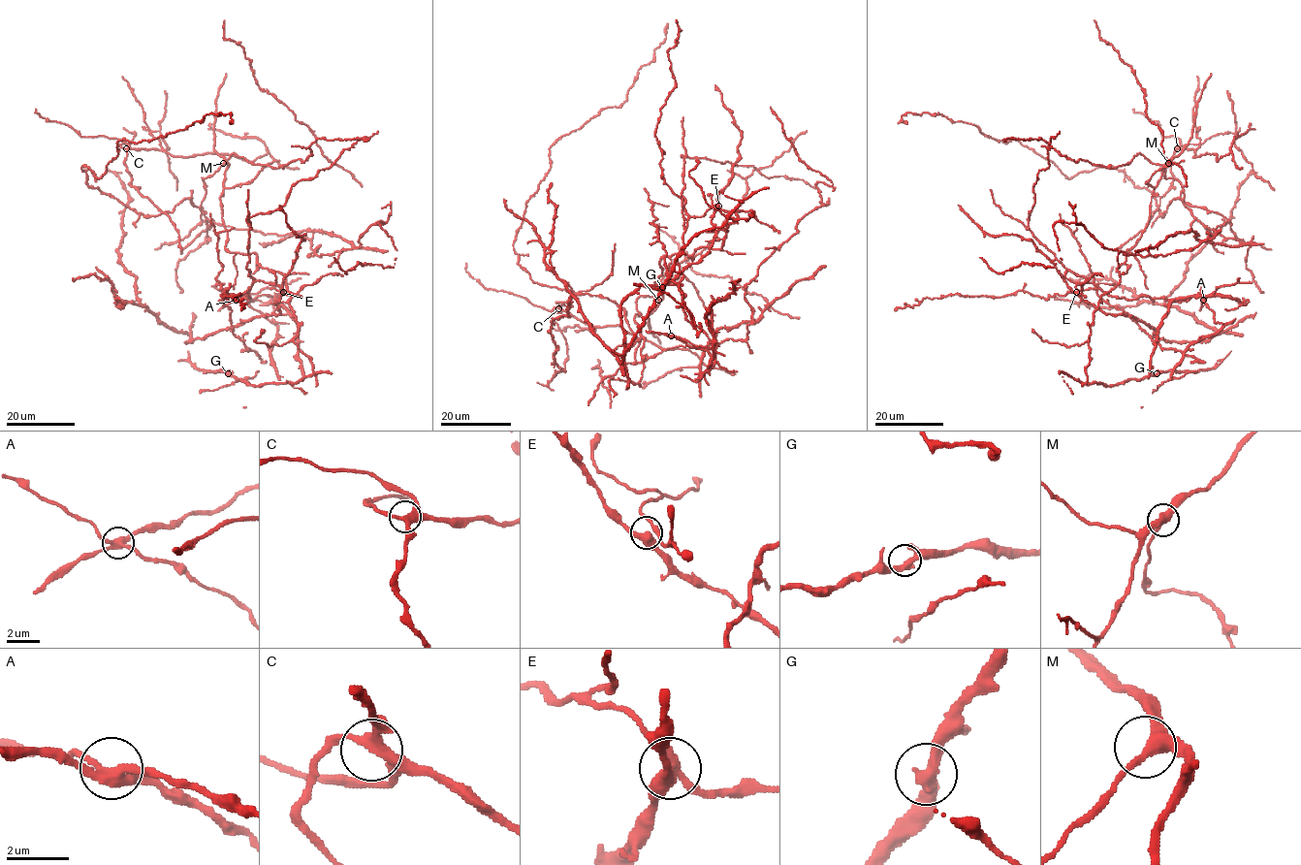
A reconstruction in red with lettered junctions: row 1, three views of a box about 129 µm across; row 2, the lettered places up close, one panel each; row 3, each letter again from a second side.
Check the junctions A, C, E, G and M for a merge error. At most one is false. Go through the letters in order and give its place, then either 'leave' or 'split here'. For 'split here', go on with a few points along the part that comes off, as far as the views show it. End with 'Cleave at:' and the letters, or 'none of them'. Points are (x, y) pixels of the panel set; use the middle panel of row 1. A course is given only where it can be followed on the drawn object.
A: place (671, 336); split here; course (670, 336), (708, 347), (724, 356)
C: place (558, 308); leave
E: place (718, 206); leave
G: place (662, 287); leave
M: place (658, 300); leave
Cleave at: A

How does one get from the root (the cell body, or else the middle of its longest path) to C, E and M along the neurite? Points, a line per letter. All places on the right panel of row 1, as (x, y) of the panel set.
C: (1151, 196), (1167, 163), (1165, 177), (1181, 183), (1190, 207), (1173, 199), (1158, 210), (1177, 148)
E: (1151, 196), (1148, 225), (1124, 253), (1126, 261), (1117, 269), (1120, 281), (1101, 296), (1099, 308), (1076, 292)
M: (1151, 196), (1168, 163)

